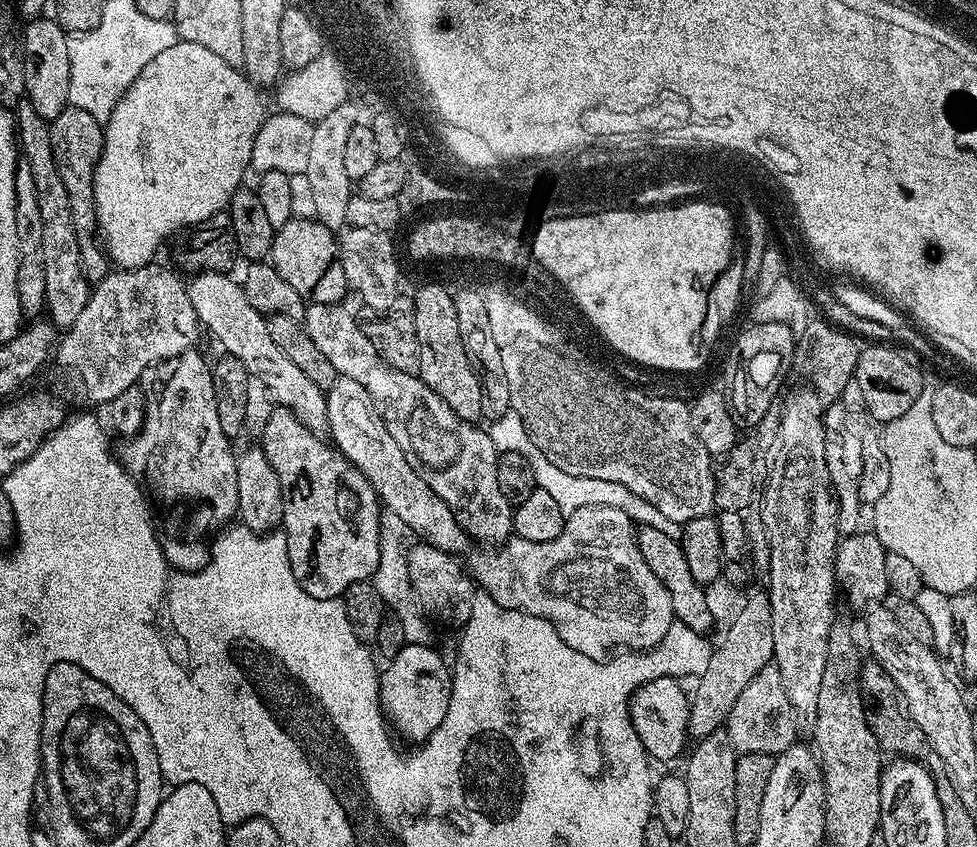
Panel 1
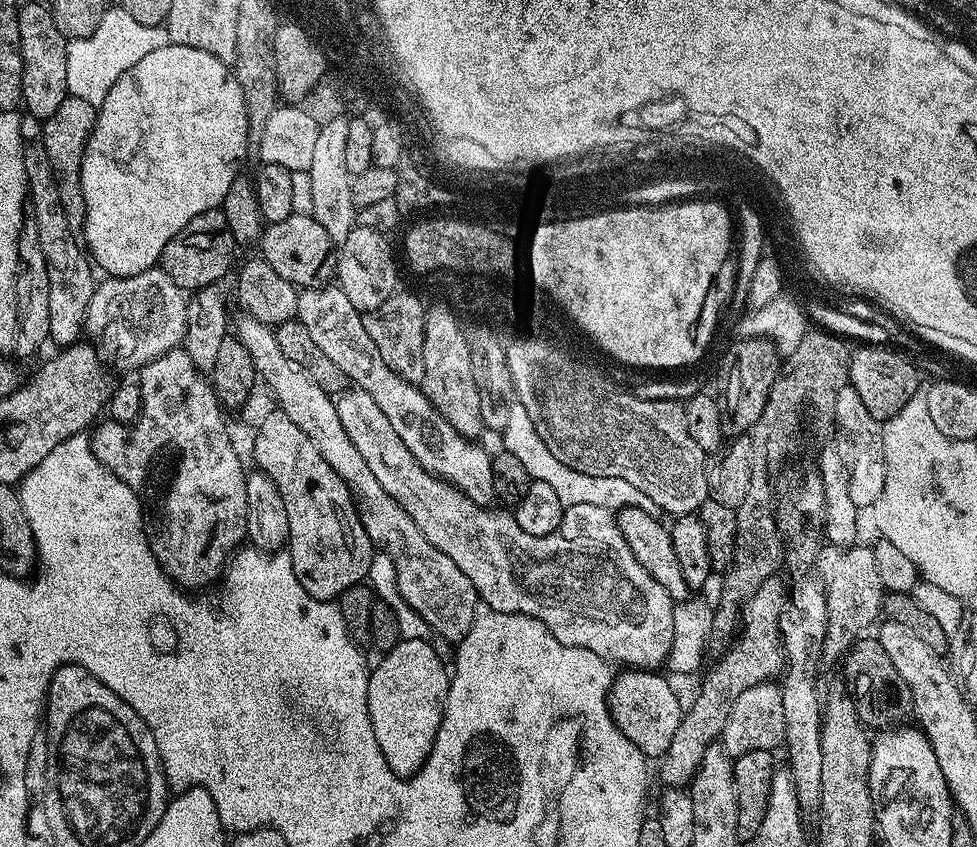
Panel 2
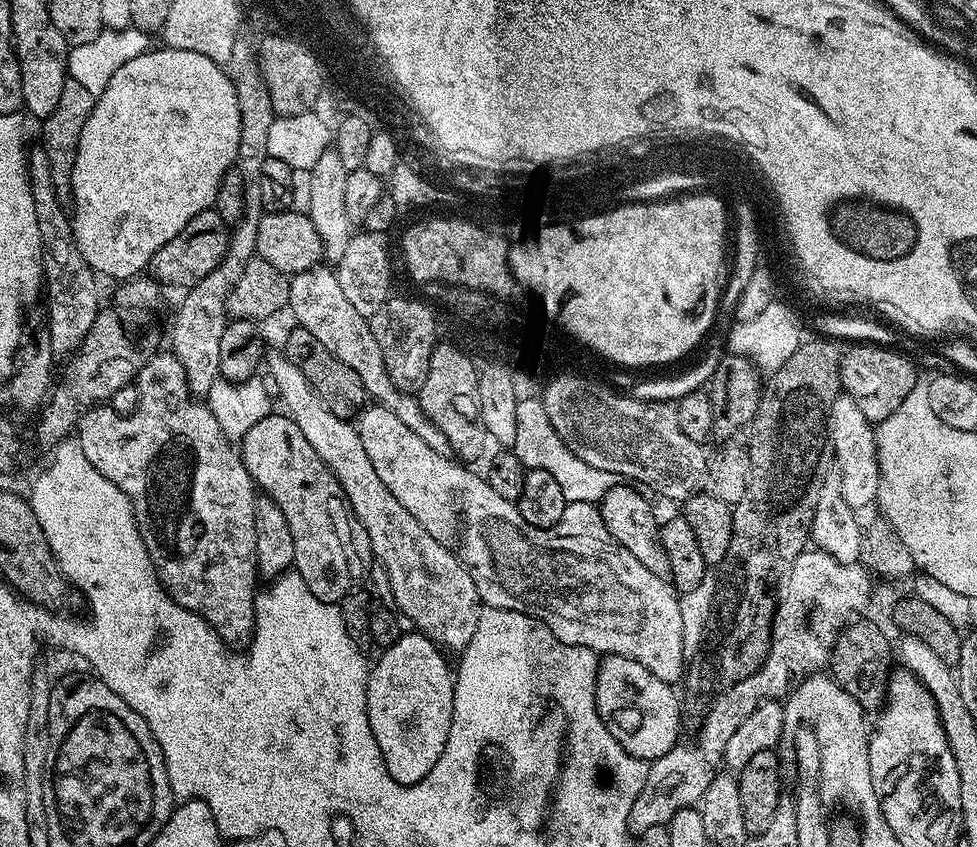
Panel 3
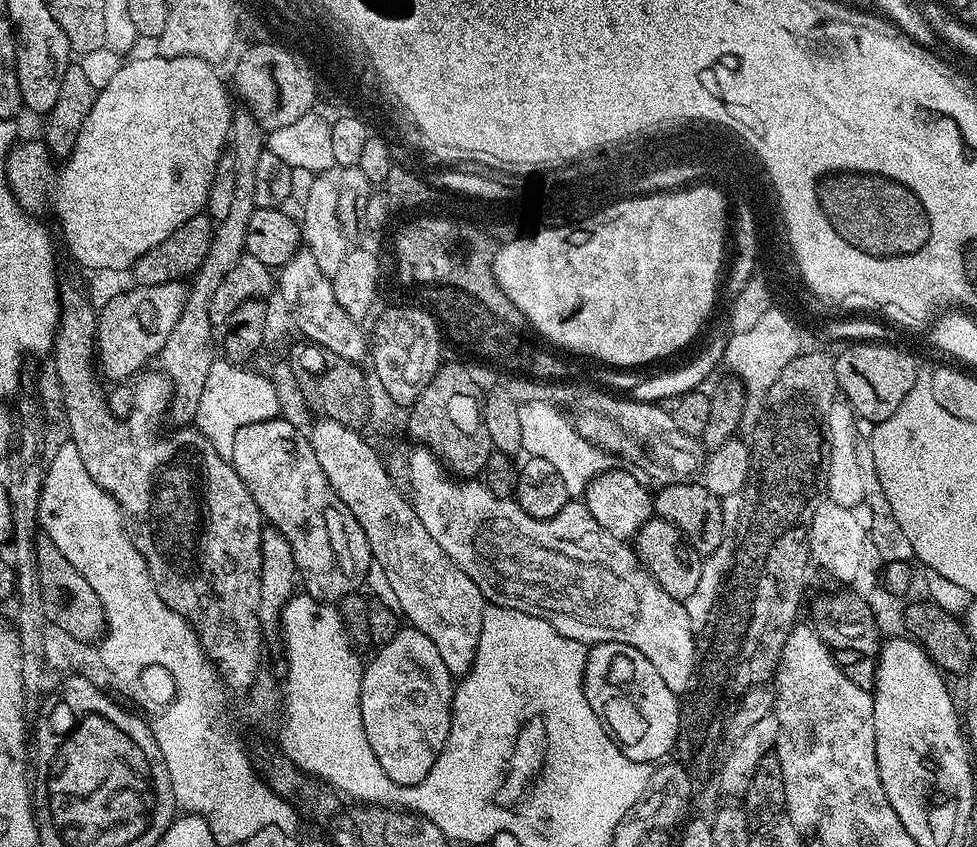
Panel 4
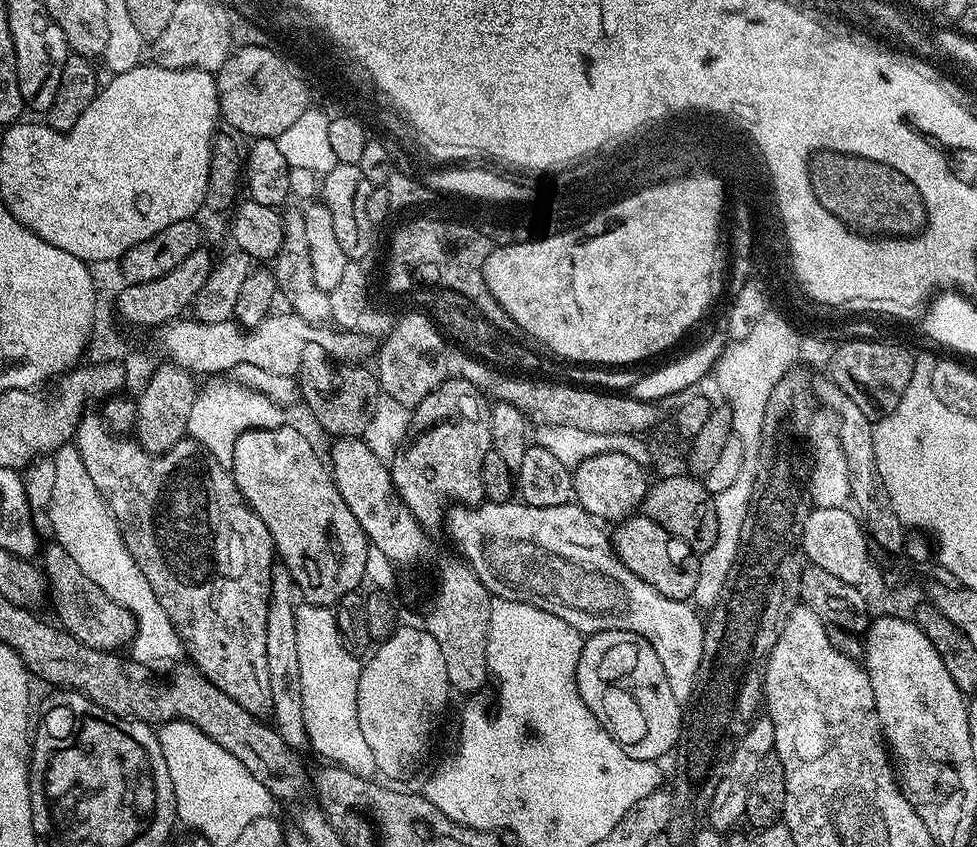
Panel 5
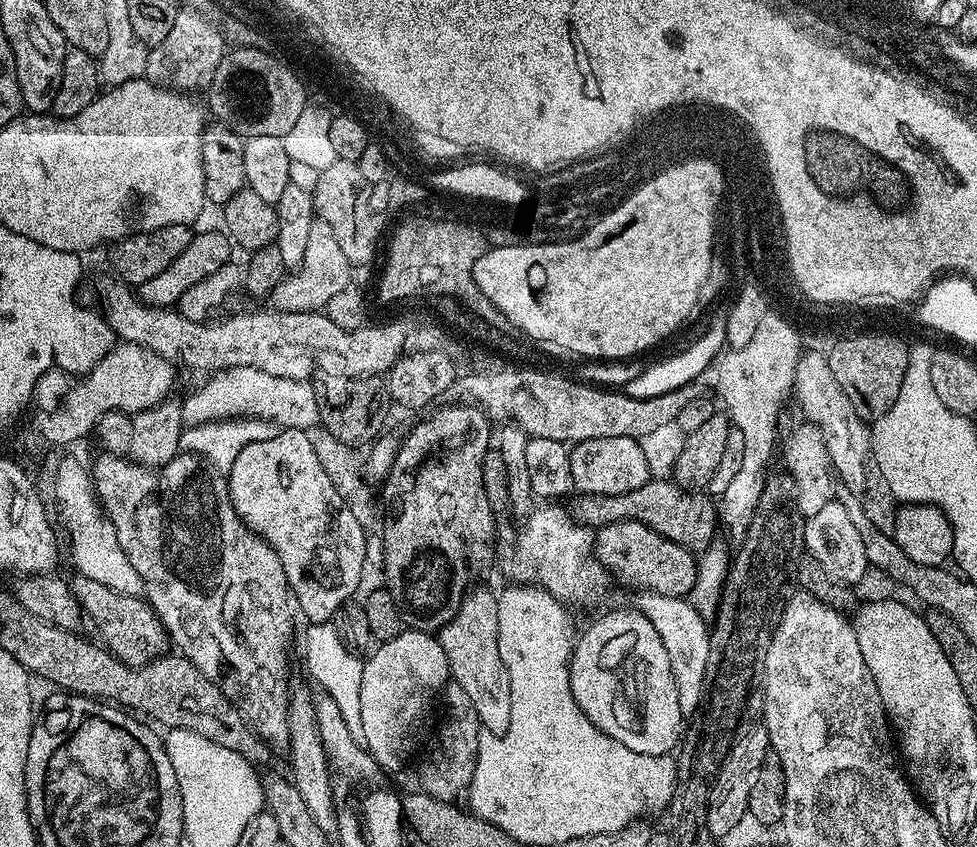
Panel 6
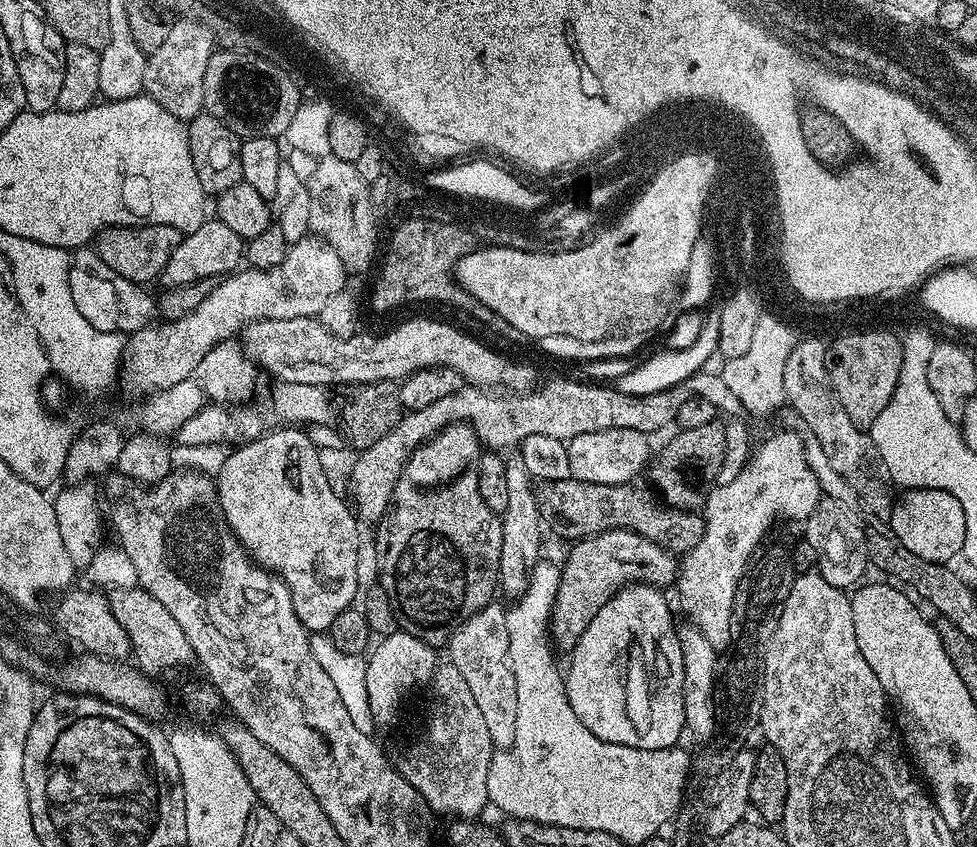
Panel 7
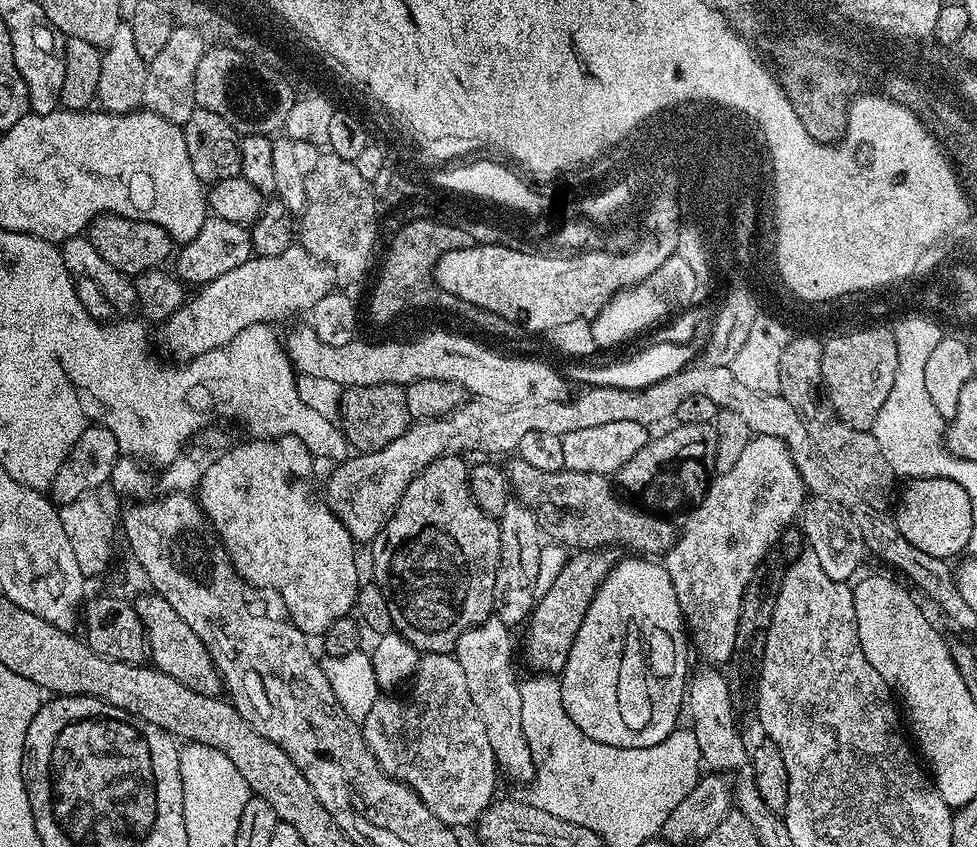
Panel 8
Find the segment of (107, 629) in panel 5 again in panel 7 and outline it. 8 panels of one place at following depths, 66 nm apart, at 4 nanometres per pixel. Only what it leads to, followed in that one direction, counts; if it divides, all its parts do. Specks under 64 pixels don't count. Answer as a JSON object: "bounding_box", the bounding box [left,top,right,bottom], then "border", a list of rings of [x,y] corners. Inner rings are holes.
{"bounding_box":[107,586,194,674],"border":[[[131,586],[132,588],[116,588],[112,593],[107,593],[110,610],[114,610],[114,618],[122,622],[122,630],[130,638],[132,647],[130,656],[135,667],[142,672],[157,674],[156,672],[168,672],[171,668],[180,668],[183,664],[192,664],[194,657],[190,642],[186,642],[186,636],[182,634],[182,628],[170,615],[170,610],[154,598],[145,588]]]}

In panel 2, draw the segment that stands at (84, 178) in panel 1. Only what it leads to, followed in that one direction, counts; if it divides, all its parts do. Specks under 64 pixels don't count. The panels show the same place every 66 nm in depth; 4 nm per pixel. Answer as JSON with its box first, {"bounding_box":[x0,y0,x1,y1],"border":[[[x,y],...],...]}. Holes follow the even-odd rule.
{"bounding_box":[43,96,98,230],"border":[[[67,96],[50,114],[48,120],[43,121],[44,145],[46,154],[50,158],[50,166],[54,166],[54,182],[58,182],[58,198],[62,198],[62,210],[66,214],[66,222],[70,222],[73,230],[83,229],[86,218],[86,198],[82,198],[82,158],[88,145],[90,134],[96,125],[98,108],[90,102],[82,102],[82,98]]]}

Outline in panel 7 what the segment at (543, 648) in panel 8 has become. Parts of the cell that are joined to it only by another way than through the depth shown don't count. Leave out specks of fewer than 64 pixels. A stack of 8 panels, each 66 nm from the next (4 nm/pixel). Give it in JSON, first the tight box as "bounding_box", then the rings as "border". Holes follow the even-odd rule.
{"bounding_box":[550,530,678,654],"border":[[[606,530],[602,534],[587,536],[585,540],[577,540],[571,545],[568,557],[564,560],[564,565],[559,565],[558,571],[560,581],[558,590],[554,594],[552,603],[552,619],[550,621],[550,636],[555,647],[564,651],[564,654],[571,653],[572,648],[582,638],[586,626],[594,622],[594,614],[602,610],[608,599],[615,592],[629,584],[651,584],[653,588],[661,590],[675,585],[678,575],[678,560],[670,550],[658,546],[656,542],[650,542],[648,538],[642,538],[640,534],[634,534],[632,530]]]}

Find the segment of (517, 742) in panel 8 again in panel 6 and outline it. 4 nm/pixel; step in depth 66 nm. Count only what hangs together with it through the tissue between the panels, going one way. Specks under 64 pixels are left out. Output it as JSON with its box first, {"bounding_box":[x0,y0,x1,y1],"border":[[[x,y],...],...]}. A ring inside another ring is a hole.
{"bounding_box":[438,588,512,734],"border":[[[475,588],[465,595],[451,622],[440,629],[438,639],[448,659],[451,679],[466,690],[483,731],[499,734],[510,726],[512,695],[508,671],[498,654],[497,593],[488,588]]]}

